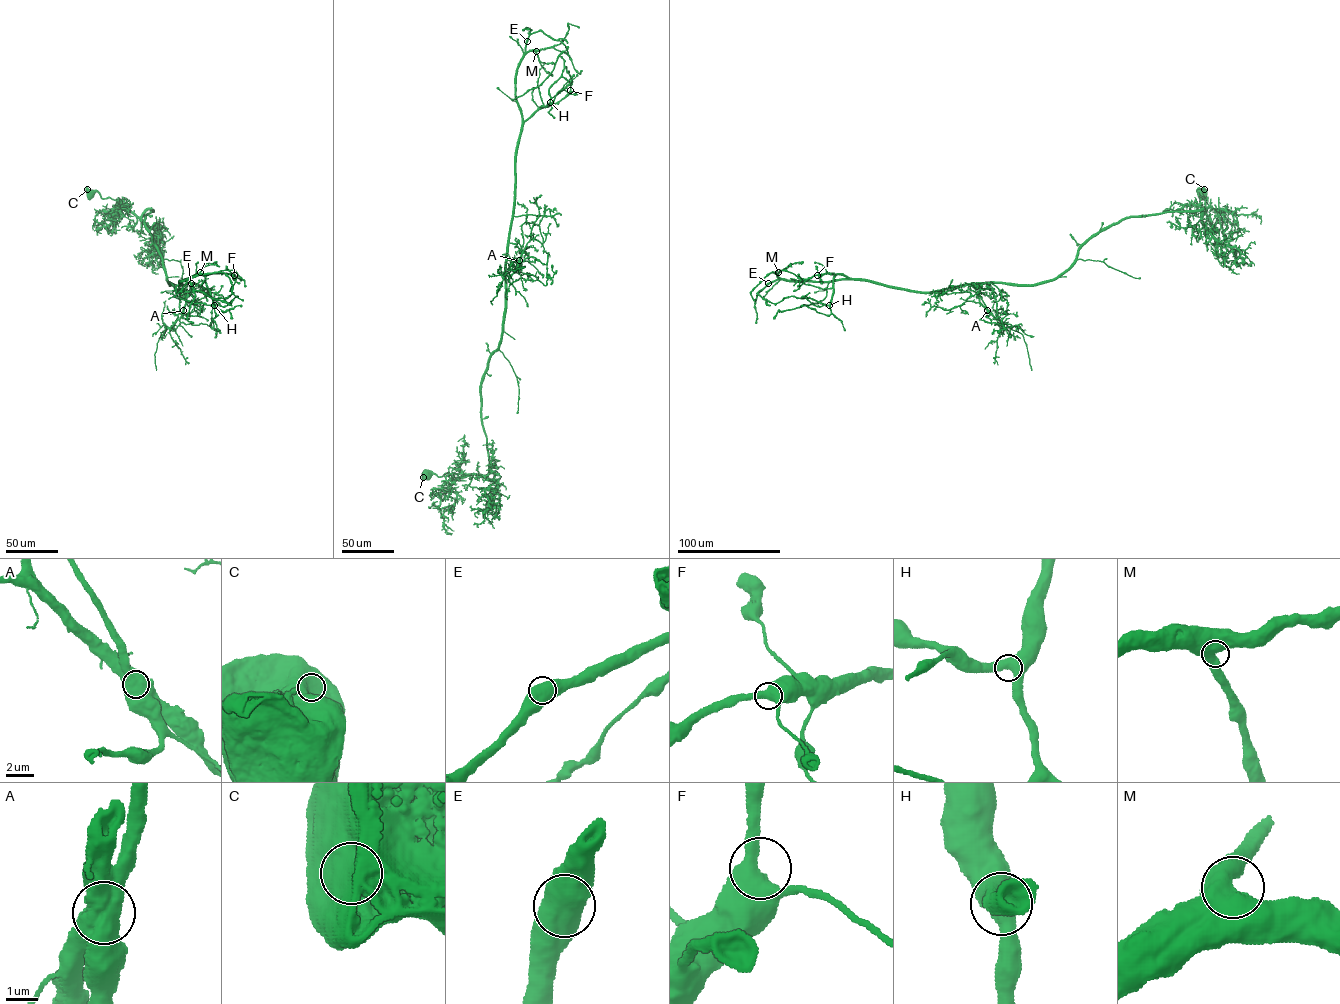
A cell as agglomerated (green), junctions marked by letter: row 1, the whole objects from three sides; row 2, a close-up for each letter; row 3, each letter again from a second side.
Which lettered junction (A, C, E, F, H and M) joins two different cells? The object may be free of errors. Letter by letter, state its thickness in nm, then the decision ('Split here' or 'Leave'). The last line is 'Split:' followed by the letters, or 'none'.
A: Thickness 900 nm. Split here
C: Thickness 700 nm. Leave
E: Thickness 800 nm. Leave
F: Thickness 650 nm. Leave
H: Thickness 600 nm. Leave
M: Thickness 600 nm. Leave
Split: A

